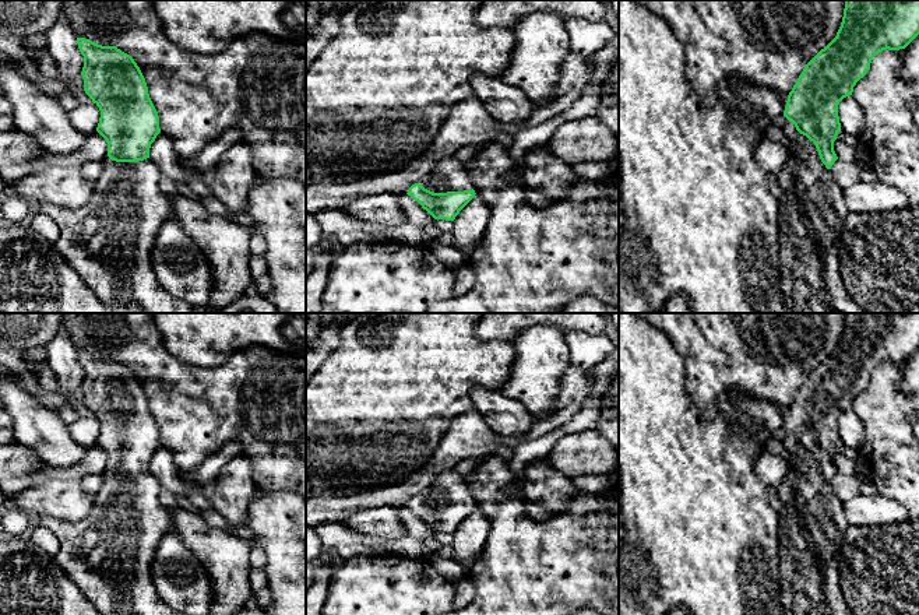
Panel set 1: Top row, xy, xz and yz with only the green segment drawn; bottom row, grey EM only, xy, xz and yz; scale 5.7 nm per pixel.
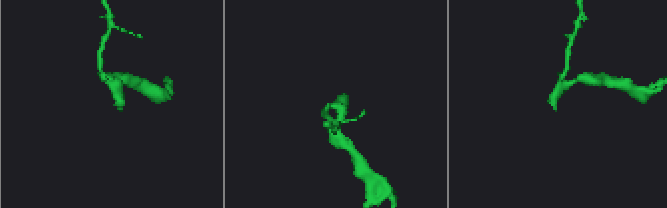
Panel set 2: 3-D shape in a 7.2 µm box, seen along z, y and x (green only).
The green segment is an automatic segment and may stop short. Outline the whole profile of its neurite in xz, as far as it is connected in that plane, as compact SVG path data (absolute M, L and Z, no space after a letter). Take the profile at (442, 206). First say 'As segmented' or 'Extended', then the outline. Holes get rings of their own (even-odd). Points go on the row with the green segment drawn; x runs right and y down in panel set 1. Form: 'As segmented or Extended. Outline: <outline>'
Extended. Outline: M451 155L441 158L427 178L420 184L412 184L406 194L418 201L434 219L454 221L476 193L466 164Z

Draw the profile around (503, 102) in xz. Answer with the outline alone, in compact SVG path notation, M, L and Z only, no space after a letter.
M475 73L469 77L469 84L473 96L501 124L524 123L535 109L534 102L524 91L506 84L501 77Z

